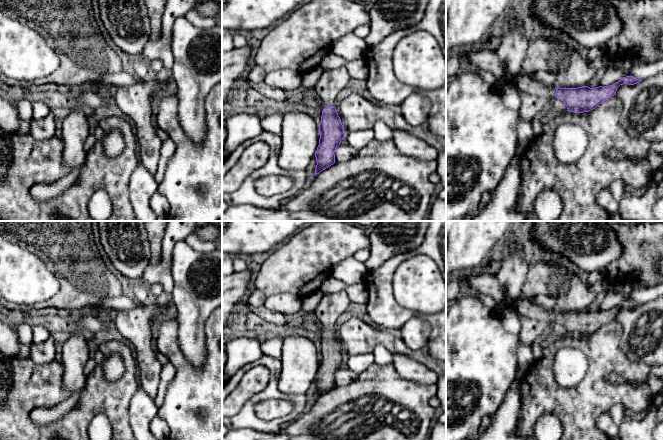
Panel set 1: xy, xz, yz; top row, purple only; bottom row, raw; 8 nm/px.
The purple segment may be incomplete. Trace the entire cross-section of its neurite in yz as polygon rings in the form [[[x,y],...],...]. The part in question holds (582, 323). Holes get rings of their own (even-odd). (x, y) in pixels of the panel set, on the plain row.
[[[484,269],[457,273],[454,277],[460,280],[464,290],[474,289],[478,293],[491,296],[497,304],[505,302],[506,310],[514,311],[520,319],[521,327],[517,335],[519,342],[525,345],[532,345],[536,342],[538,337],[546,329],[551,328],[555,322],[560,323],[570,336],[589,336],[616,319],[620,309],[634,309],[642,305],[633,300],[626,300],[618,306],[604,311],[550,311],[524,296],[518,300],[511,299],[508,293],[502,289],[497,277],[488,274]]]

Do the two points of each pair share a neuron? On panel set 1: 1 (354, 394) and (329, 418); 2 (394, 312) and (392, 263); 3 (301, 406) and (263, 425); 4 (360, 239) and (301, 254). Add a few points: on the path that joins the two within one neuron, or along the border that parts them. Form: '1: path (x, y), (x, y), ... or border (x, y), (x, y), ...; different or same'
1: path (346, 394), (329, 410); same
2: path (385, 300), (385, 275); same
3: path (292, 415), (276, 425), (272, 425); same
4: path (345, 239), (328, 240), (316, 250); same

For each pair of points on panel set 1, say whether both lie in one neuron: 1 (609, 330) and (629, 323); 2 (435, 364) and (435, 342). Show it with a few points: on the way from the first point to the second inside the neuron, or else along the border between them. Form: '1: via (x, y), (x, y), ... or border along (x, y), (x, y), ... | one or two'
1: border along (615, 319), (620, 324), (622, 331), (621, 349) | two
2: border along (428, 344), (431, 354), (435, 358) | two

